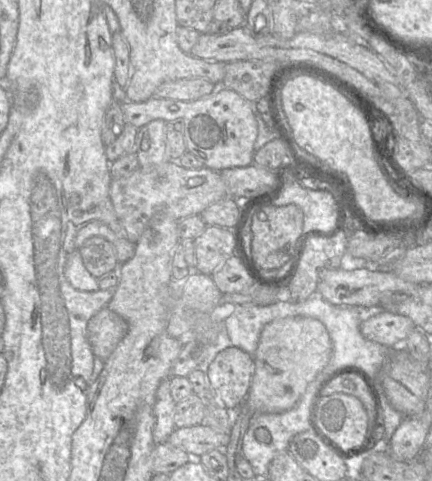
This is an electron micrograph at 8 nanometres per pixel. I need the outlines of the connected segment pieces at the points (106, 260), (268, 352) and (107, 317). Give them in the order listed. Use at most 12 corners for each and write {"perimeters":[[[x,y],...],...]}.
{"perimeters":[[[101,236],[79,248],[96,279],[118,270],[114,246]],[[322,322],[268,323],[245,405],[295,407],[333,351]],[[106,306],[86,330],[93,355],[104,362],[128,324]]]}

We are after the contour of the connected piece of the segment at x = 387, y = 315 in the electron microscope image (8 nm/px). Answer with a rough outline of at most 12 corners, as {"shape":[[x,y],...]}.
{"shape":[[389,311],[366,317],[364,338],[399,348],[415,329]]}

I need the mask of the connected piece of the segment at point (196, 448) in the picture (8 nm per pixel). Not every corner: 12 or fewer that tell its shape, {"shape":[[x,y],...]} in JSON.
{"shape":[[200,424],[176,428],[166,442],[198,459],[224,450],[230,435]]}

